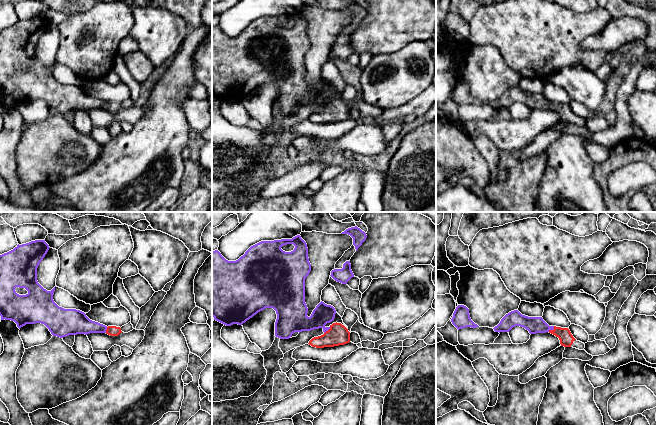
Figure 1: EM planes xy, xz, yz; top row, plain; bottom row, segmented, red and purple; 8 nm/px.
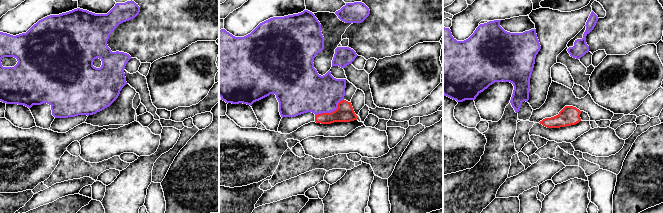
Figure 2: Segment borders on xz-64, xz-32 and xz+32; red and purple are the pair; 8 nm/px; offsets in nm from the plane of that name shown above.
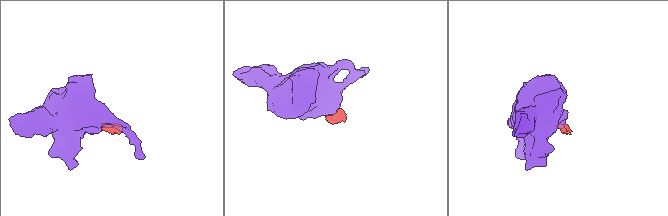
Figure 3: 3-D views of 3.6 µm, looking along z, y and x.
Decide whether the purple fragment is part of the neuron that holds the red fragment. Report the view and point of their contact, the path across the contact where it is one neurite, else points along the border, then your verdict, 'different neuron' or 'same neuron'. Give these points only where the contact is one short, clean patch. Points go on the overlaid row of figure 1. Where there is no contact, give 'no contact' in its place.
contact yz (551, 330); way yz (566, 338), (561, 333), (551, 330), (534, 325); same neuron

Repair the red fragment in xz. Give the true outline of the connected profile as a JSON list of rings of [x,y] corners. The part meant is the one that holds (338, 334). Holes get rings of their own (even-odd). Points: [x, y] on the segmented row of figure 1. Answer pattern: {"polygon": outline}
{"polygon": [[[300,235],[292,239],[261,241],[236,261],[226,260],[218,250],[212,251],[212,316],[226,326],[242,325],[265,308],[273,308],[277,314],[275,336],[280,339],[289,339],[295,332],[322,328],[324,334],[309,341],[312,347],[334,347],[349,343],[350,332],[344,325],[336,322],[325,326],[335,318],[333,306],[321,301],[311,316],[307,316],[305,279],[310,271],[307,244]],[[287,244],[293,244],[294,250],[283,251],[281,247]]]}

